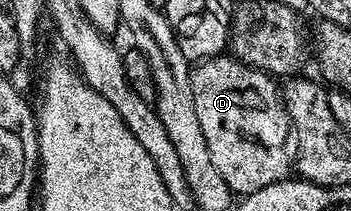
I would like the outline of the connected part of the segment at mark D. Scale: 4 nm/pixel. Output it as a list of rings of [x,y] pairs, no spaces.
[[[231,55],[212,57],[210,61],[196,64],[191,71],[193,107],[197,107],[197,119],[205,135],[205,143],[211,152],[217,171],[231,188],[232,194],[246,195],[261,187],[284,180],[293,169],[293,153],[287,150],[287,136],[292,136],[291,119],[283,106],[280,86],[274,76],[254,65],[244,65]]]

